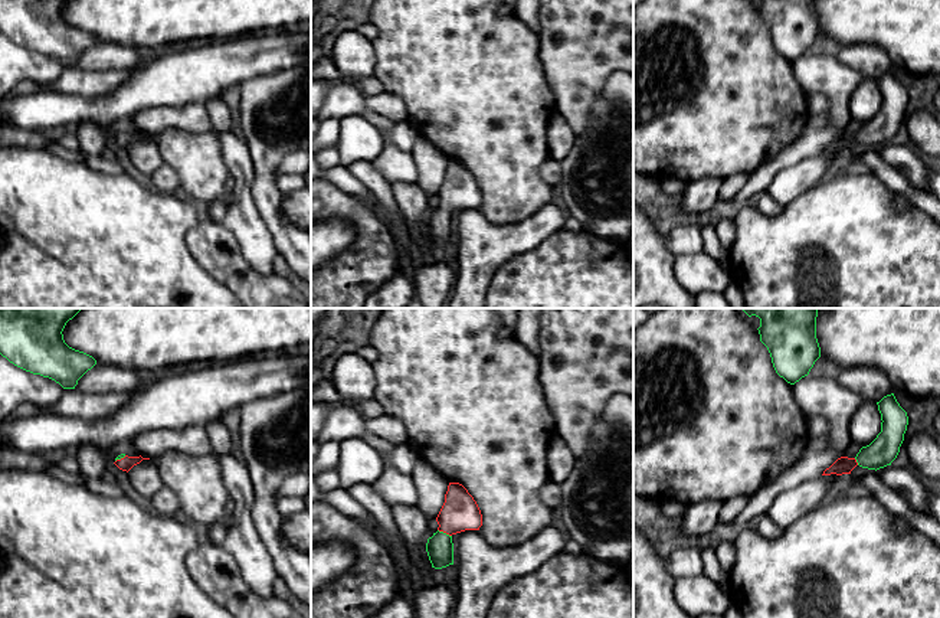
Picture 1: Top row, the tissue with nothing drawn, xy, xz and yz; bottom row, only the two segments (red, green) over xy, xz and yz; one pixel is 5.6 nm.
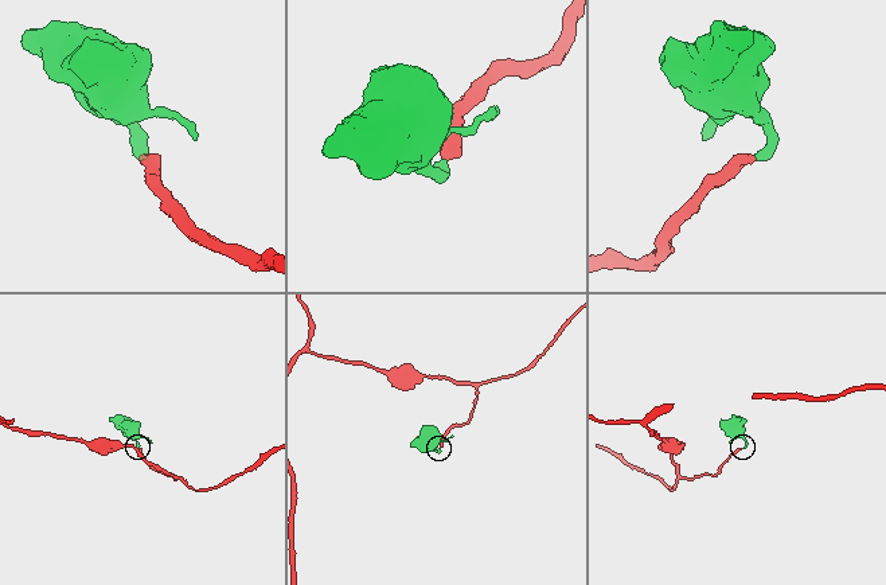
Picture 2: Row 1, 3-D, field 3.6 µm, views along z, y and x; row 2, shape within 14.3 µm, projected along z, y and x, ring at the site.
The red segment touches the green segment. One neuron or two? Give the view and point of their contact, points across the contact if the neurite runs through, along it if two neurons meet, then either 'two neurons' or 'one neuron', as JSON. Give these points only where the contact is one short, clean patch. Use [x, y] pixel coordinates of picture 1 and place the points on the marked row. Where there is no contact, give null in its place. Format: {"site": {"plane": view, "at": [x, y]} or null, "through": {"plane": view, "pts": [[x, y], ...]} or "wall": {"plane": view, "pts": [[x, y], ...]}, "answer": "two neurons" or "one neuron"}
{"site": {"plane": "xz", "at": [445, 532]}, "through": {"plane": "xz", "pts": [[459, 512], [445, 532], [439, 548]]}, "answer": "one neuron"}

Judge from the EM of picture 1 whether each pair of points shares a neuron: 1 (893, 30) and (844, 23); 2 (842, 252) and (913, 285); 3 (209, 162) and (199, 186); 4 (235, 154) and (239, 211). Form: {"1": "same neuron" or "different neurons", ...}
{"1": "same neuron", "2": "same neuron", "3": "same neuron", "4": "same neuron"}

